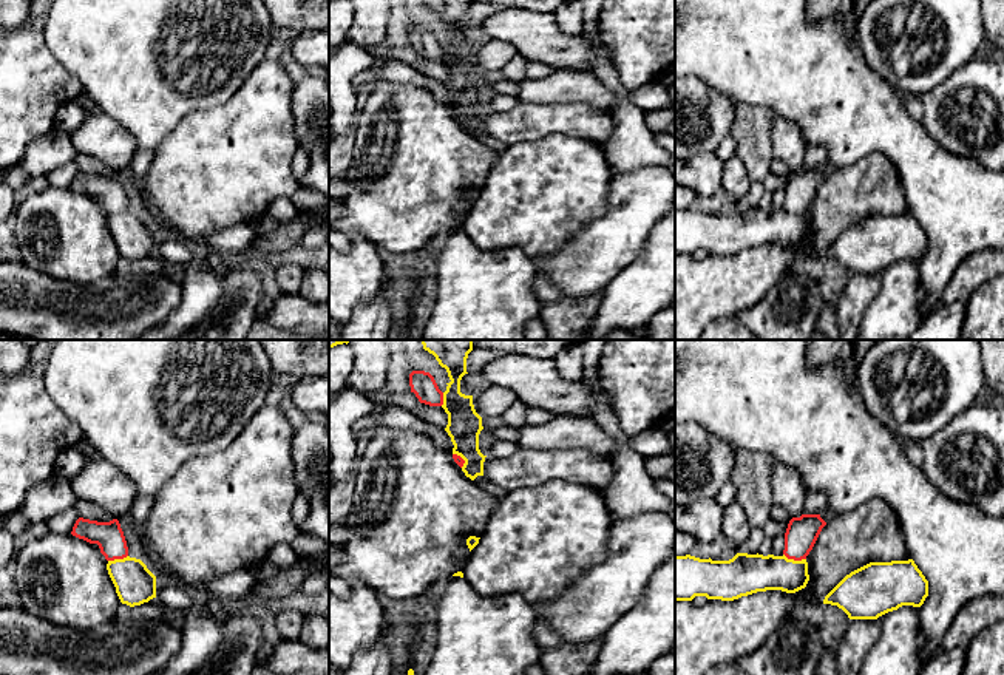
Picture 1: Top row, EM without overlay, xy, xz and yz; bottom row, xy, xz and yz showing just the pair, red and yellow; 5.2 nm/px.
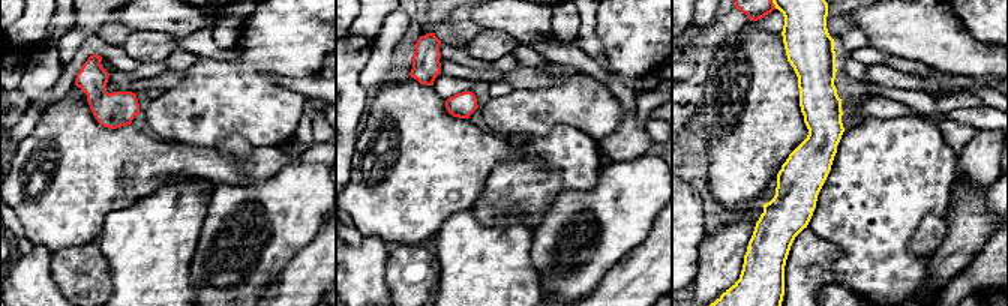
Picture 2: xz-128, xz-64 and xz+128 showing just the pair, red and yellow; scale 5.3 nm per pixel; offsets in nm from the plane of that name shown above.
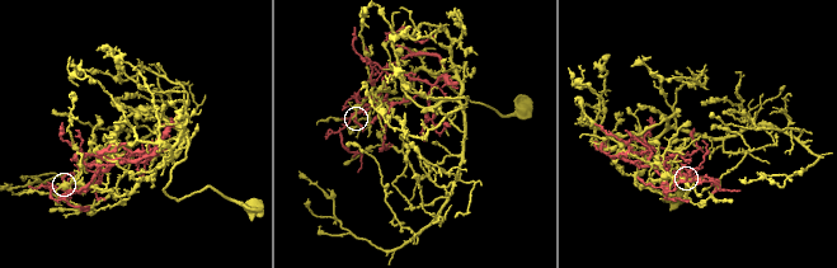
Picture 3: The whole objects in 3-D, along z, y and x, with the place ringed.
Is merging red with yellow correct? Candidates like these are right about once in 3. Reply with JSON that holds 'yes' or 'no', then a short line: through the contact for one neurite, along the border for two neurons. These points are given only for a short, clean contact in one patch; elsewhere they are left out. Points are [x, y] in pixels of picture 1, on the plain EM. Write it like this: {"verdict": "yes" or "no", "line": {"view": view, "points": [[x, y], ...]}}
{"verdict": "no"}

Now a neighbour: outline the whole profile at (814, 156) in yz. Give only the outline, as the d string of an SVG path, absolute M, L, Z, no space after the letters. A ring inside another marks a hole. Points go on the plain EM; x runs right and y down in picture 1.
M809 145L805 151L803 168L820 168L828 162L826 148Z

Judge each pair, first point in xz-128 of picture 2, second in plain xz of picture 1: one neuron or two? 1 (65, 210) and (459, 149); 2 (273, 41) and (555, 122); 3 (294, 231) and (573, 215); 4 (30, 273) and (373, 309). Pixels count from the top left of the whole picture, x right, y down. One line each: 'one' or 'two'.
1: one
2: one
3: two
4: two

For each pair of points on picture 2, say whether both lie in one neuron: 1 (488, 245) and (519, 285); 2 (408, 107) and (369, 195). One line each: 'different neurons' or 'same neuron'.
1: same neuron
2: same neuron

